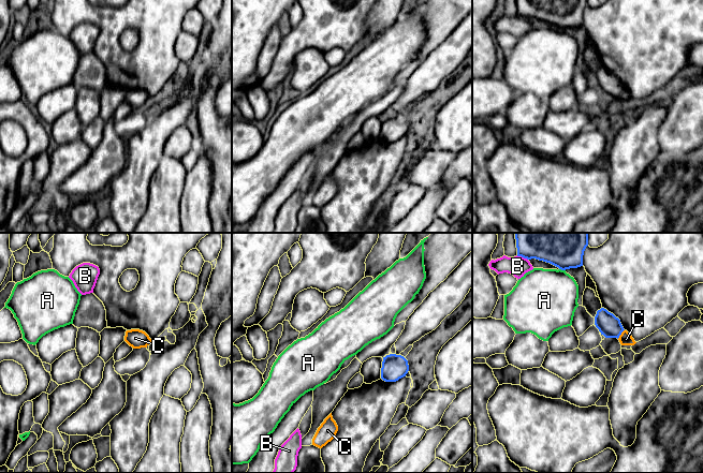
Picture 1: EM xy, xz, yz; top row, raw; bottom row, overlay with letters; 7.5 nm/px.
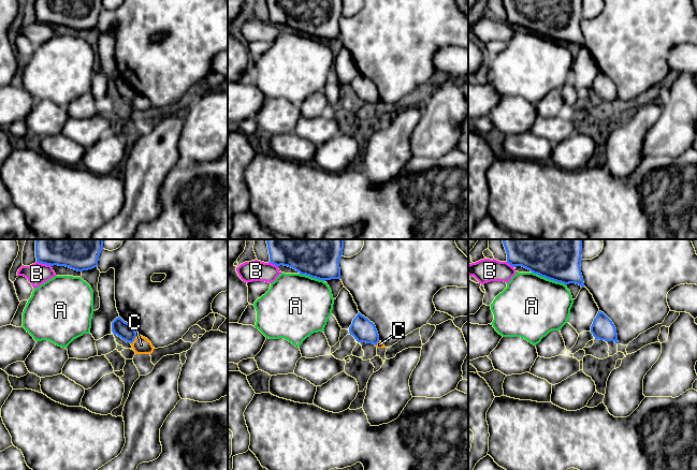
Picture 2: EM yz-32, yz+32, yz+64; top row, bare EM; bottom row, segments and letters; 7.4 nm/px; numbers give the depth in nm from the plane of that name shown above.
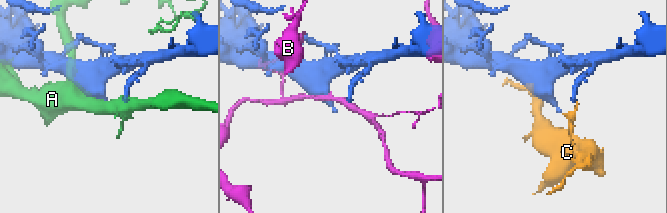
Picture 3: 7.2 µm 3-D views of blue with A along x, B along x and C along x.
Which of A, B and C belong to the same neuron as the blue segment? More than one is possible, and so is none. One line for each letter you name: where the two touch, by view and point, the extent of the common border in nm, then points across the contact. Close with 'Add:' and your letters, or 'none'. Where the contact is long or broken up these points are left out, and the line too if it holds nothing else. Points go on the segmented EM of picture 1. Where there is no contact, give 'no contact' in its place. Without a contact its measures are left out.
Add: none

